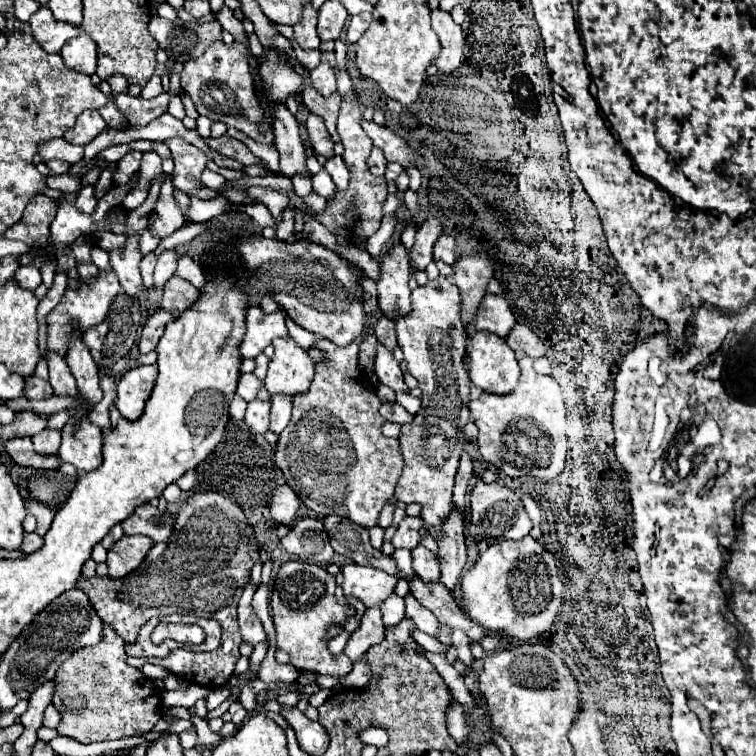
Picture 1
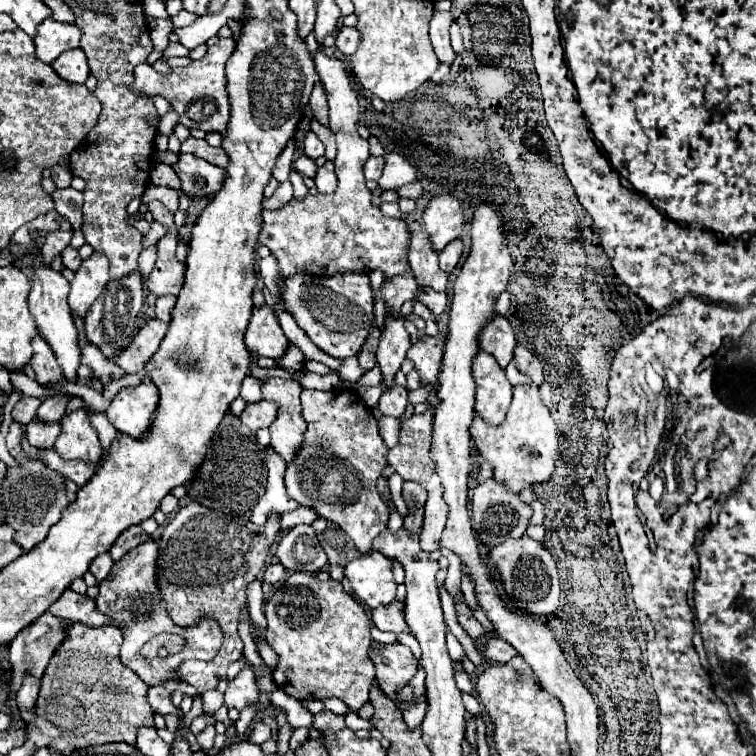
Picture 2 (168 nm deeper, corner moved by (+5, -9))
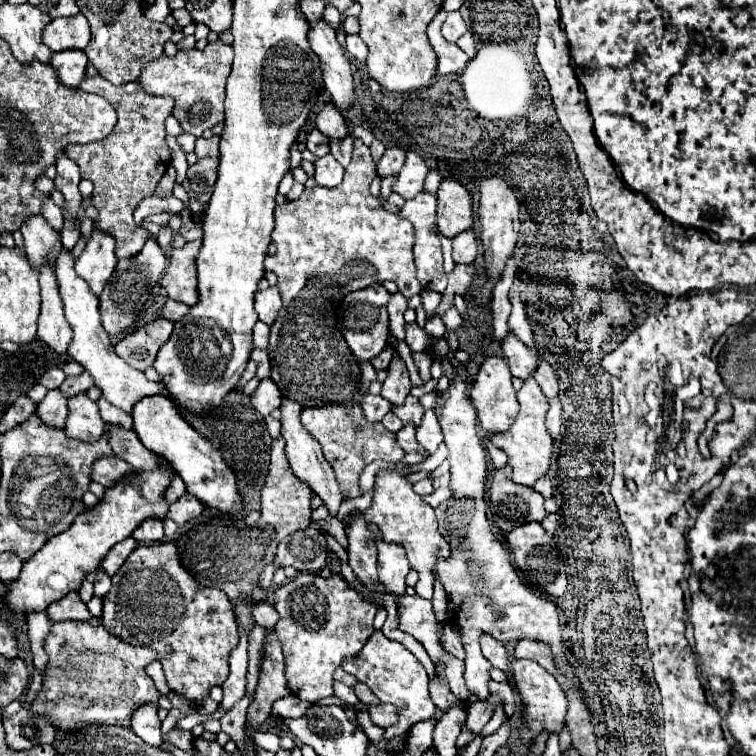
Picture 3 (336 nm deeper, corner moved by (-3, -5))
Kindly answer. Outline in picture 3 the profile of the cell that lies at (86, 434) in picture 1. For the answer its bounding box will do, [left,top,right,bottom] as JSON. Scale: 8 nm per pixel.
[66,393,104,441]

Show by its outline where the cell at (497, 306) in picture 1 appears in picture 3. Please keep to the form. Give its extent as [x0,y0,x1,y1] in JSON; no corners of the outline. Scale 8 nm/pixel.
[502,333,540,381]

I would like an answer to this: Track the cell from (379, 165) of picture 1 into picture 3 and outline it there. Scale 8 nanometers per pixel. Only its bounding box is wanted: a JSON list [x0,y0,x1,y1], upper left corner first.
[378,147,406,177]

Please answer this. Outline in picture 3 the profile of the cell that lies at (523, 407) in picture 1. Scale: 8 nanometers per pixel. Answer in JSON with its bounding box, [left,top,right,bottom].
[490,379,552,485]

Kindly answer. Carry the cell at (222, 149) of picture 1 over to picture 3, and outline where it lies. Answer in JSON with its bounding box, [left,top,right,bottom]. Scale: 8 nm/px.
[196,135,220,159]

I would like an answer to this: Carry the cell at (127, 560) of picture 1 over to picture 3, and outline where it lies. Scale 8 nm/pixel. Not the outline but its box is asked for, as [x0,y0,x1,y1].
[102,543,238,703]

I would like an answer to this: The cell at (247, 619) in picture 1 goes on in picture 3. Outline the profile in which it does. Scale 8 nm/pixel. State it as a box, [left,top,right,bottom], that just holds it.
[222,695,252,743]

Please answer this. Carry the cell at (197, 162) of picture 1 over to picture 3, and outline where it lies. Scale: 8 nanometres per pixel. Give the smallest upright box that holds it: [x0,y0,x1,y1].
[182,157,218,203]

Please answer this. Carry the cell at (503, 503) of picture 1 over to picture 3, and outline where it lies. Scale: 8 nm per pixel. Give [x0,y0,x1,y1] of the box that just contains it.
[488,465,546,533]

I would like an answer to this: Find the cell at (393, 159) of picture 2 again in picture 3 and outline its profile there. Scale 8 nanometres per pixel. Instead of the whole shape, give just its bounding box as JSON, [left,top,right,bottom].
[394,151,428,199]

